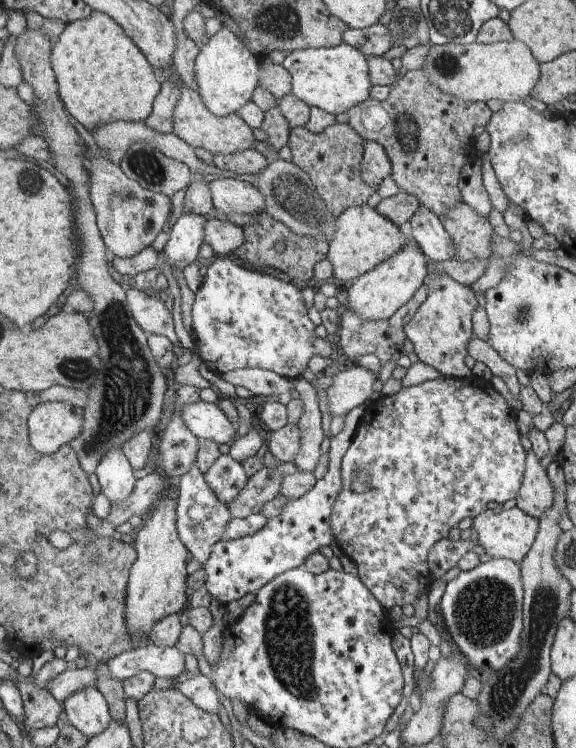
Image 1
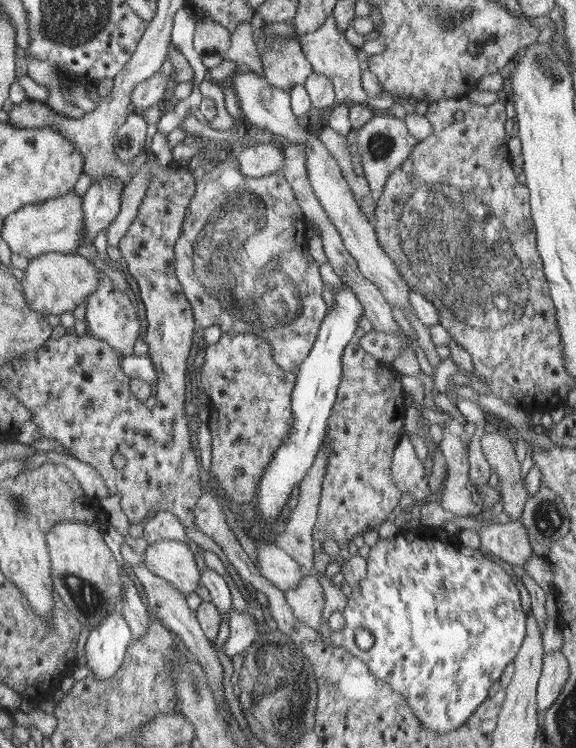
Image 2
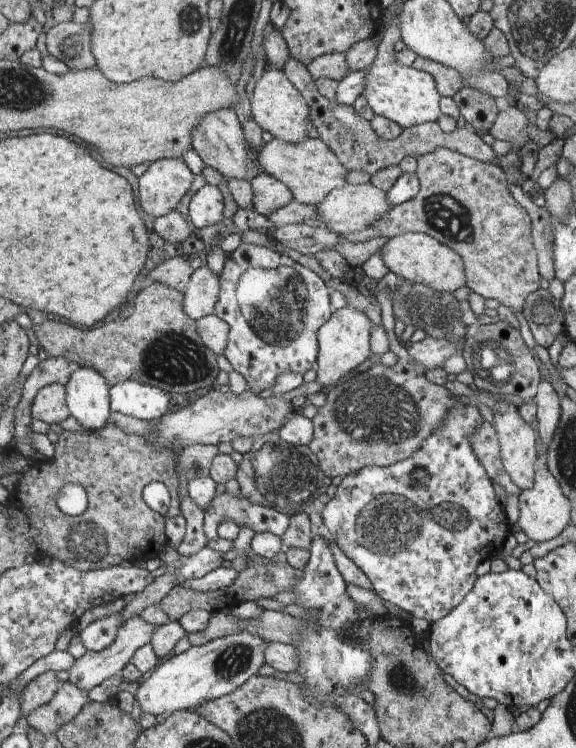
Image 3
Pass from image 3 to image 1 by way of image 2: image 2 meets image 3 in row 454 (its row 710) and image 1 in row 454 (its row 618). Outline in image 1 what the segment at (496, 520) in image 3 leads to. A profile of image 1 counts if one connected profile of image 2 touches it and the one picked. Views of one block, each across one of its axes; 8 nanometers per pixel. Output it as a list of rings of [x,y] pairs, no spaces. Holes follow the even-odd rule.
[[[439,376],[433,380],[421,382],[421,384],[401,387],[398,392],[390,395],[381,395],[377,400],[366,403],[366,409],[361,420],[358,422],[355,434],[352,436],[349,448],[345,451],[341,460],[342,490],[334,502],[330,514],[330,530],[334,542],[353,564],[355,564],[359,578],[362,578],[365,586],[370,590],[382,607],[388,611],[392,606],[403,606],[413,604],[417,598],[423,596],[429,590],[429,584],[433,579],[429,576],[426,565],[426,554],[429,549],[441,538],[445,539],[447,532],[457,526],[463,518],[473,518],[485,510],[487,502],[496,502],[499,506],[506,500],[516,498],[519,484],[522,484],[523,460],[526,460],[525,450],[521,448],[519,434],[517,434],[515,418],[511,416],[509,406],[499,393],[493,389],[491,384],[476,377],[443,377]],[[353,475],[361,475],[368,484],[365,493],[356,493],[351,490],[350,484]]]

